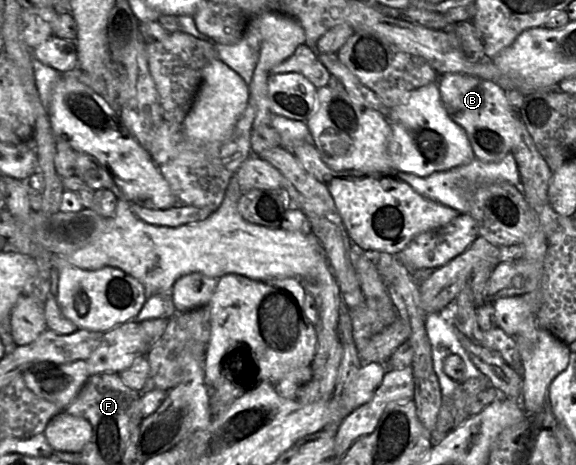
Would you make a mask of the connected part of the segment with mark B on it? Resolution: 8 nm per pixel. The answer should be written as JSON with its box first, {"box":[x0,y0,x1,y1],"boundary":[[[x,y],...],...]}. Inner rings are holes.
{"box":[438,73,521,162],"boundary":[[[446,73],[438,81],[440,98],[450,118],[466,132],[475,157],[483,162],[499,162],[518,144],[521,119],[495,83],[472,75]]]}

